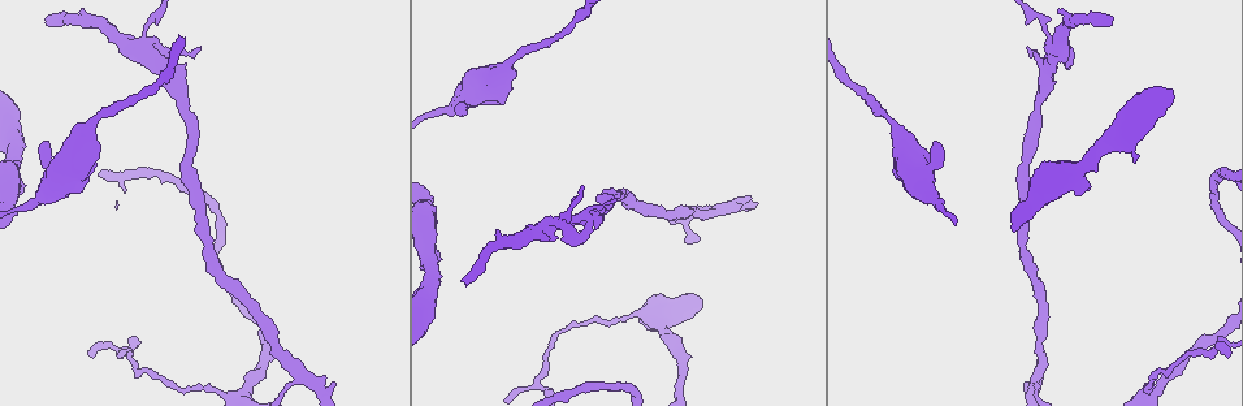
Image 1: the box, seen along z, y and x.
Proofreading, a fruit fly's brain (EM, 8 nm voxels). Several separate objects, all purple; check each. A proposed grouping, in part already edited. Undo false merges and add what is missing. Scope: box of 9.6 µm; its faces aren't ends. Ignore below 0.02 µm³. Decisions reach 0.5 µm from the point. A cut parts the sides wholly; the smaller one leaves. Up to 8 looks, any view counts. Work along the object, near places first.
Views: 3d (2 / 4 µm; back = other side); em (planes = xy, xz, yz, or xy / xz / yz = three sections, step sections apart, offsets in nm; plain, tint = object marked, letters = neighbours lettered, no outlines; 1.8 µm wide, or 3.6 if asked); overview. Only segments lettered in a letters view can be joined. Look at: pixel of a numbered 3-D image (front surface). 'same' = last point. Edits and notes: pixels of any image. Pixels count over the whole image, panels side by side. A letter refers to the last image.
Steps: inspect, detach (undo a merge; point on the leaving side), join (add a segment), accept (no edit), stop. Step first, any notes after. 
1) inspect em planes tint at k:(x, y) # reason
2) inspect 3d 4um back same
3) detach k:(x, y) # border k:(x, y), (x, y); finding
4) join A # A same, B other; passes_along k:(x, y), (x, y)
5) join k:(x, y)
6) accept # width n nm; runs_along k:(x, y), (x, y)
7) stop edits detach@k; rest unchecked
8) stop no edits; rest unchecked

inspect em xy step 8 tint at 1:(1040, 368) # a fork

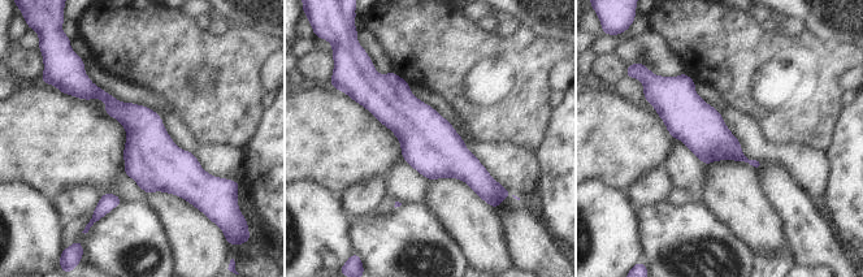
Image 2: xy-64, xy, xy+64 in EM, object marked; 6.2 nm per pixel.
inspect em xy step 8 letters same

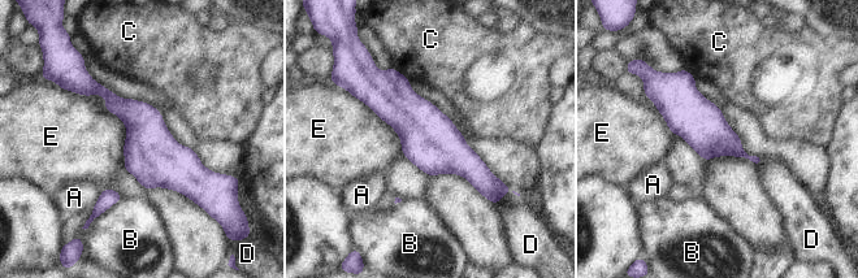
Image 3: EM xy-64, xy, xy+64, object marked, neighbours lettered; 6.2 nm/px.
accept # A other, B other, C other, D other, E other; one neuron here

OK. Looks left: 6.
inspect 3d 4um back at 1:(1048, 53) # three-way junction

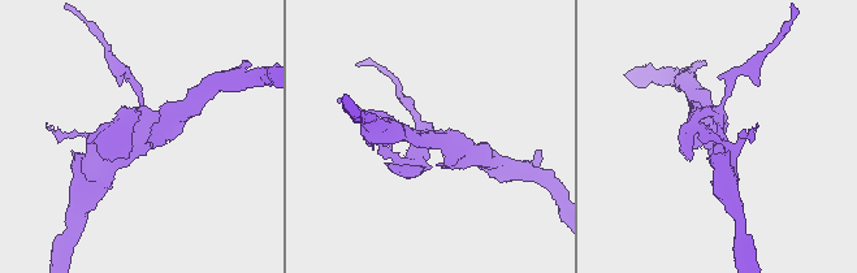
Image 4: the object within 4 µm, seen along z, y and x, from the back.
inspect em xz step 8 tint at 4:(720, 133)

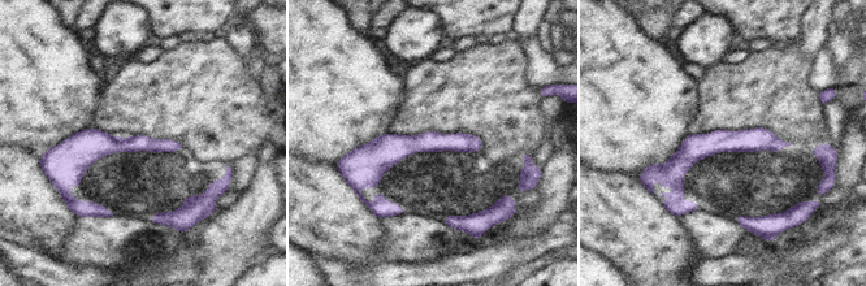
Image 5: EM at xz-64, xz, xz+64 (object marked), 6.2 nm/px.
inspect em yz step 4 letters same

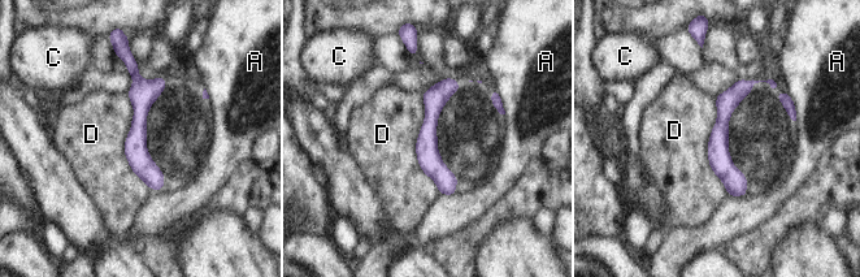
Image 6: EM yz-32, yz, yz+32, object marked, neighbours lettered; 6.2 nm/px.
accept # A other, C other, D other; runs_along 6:(127, 61), (139, 82), (139, 161), (159, 186); continuous, no second neuron

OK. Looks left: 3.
inspect em planes tint at 1:(47, 23) # long arm stops here

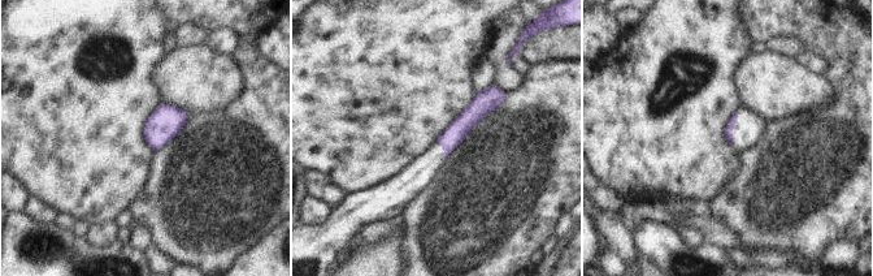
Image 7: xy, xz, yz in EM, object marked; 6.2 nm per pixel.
inspect em planes letters same

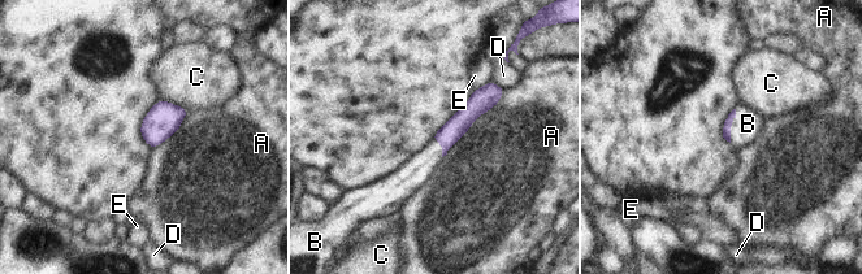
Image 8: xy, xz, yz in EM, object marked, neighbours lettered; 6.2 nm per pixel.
join B # A other, B same, C other, D other, E other; passes_along 8:(727, 124), (731, 126), (748, 124); the neuron continues

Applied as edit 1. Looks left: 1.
stop edits join@8; rest unchecked

